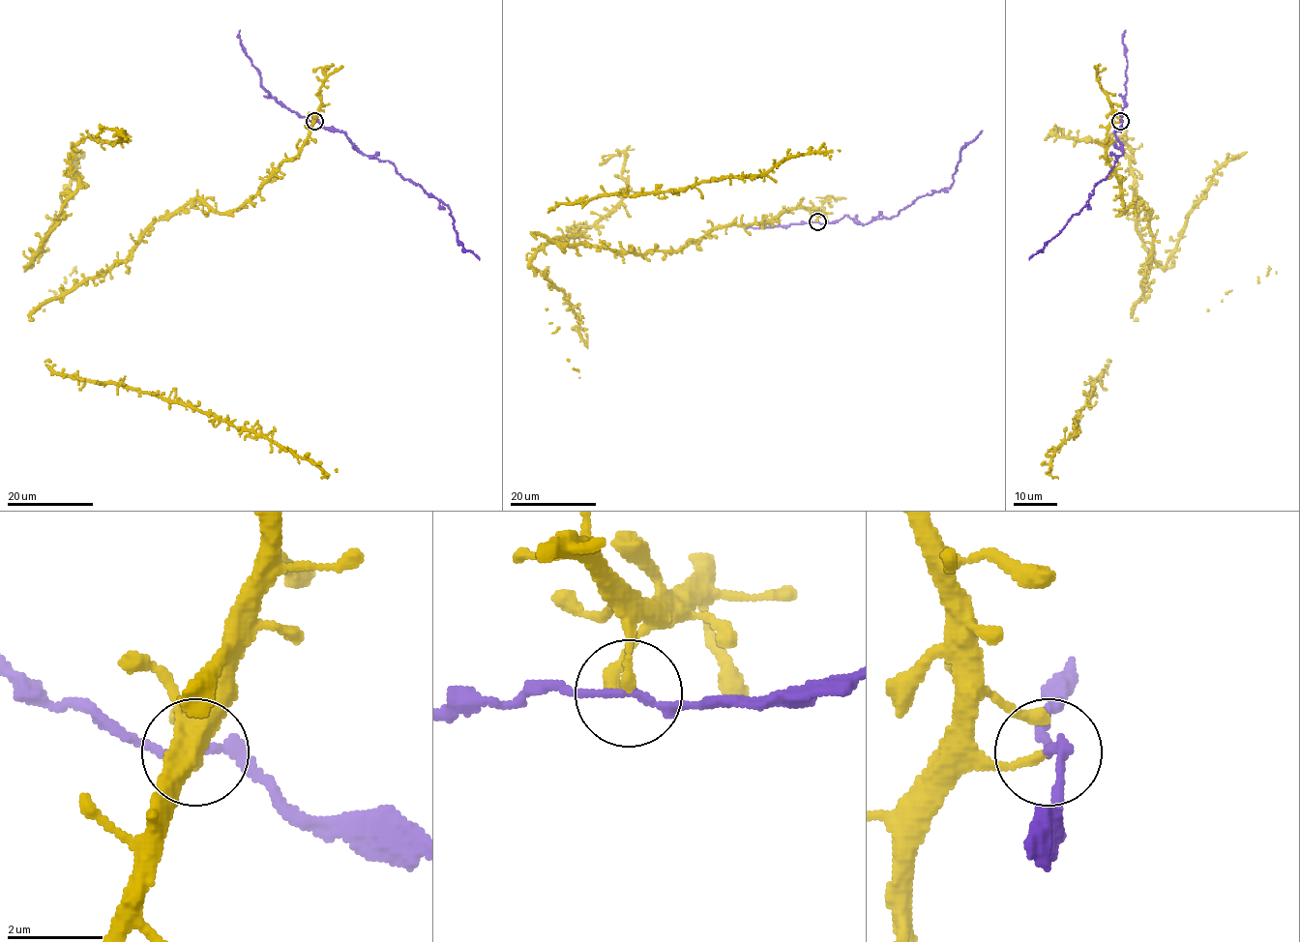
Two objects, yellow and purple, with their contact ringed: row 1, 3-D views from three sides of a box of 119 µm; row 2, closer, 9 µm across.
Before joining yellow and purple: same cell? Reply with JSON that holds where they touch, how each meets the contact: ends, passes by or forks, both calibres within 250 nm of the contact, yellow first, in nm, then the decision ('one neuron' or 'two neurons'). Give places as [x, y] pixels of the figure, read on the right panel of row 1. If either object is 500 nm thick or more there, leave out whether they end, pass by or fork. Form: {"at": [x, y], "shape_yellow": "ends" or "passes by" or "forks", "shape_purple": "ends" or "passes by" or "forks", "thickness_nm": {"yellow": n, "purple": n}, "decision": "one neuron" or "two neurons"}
{"at": [1120, 121], "shape_yellow": "ends", "shape_purple": "passes by", "thickness_nm": {"yellow": 170, "purple": 170}, "decision": "two neurons"}

